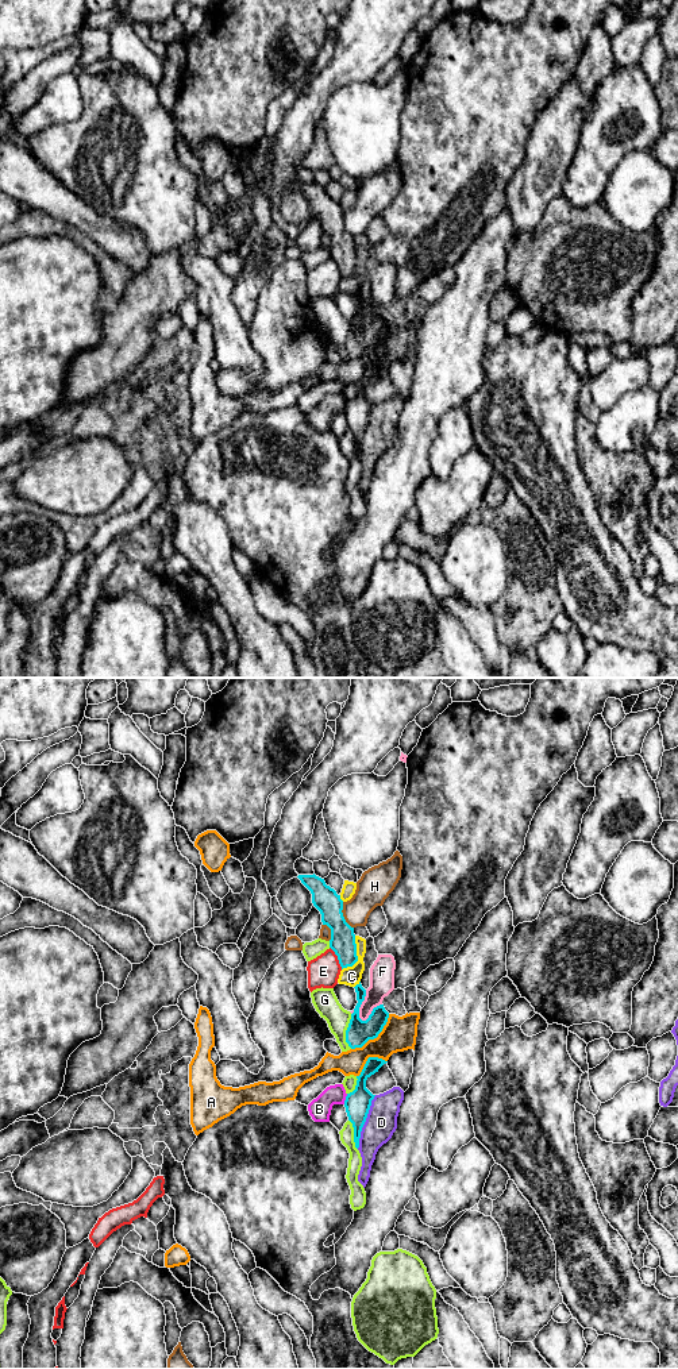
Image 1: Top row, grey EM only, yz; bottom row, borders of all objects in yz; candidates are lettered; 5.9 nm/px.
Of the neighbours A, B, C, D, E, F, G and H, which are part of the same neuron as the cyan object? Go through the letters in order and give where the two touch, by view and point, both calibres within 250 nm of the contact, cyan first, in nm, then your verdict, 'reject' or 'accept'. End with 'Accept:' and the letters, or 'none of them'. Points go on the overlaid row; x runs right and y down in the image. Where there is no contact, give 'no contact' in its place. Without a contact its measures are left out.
A: yz (374, 1037) | 150/200 nm | reject
B: yz (346, 1099) | 150/130 nm | reject
C: yz (357, 956) | 150/120 nm | reject
D: yz (365, 1121) | 150/190 nm | reject
E: yz (338, 957) | 150/190 nm | reject
F: yz (359, 1006) | 150/140 nm | reject
G: yz (346, 1032) | 150/140 nm | reject
H: yz (342, 916) | 150/200 nm | reject
Accept: none of them

